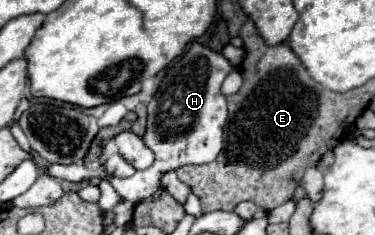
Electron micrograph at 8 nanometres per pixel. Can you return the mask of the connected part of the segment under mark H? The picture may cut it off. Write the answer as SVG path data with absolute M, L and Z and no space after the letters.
M192 42L186 54L170 64L156 96L148 104L148 126L144 134L144 144L154 152L154 164L148 170L136 170L130 178L114 178L108 176L102 166L86 168L84 164L48 164L48 174L68 182L82 182L86 178L98 176L112 182L118 194L132 204L146 200L156 190L160 190L160 180L166 172L190 164L208 164L220 154L224 146L222 132L228 118L226 96L220 92L220 86L232 70L232 64L222 54L210 50L208 46L202 46L200 42Z

